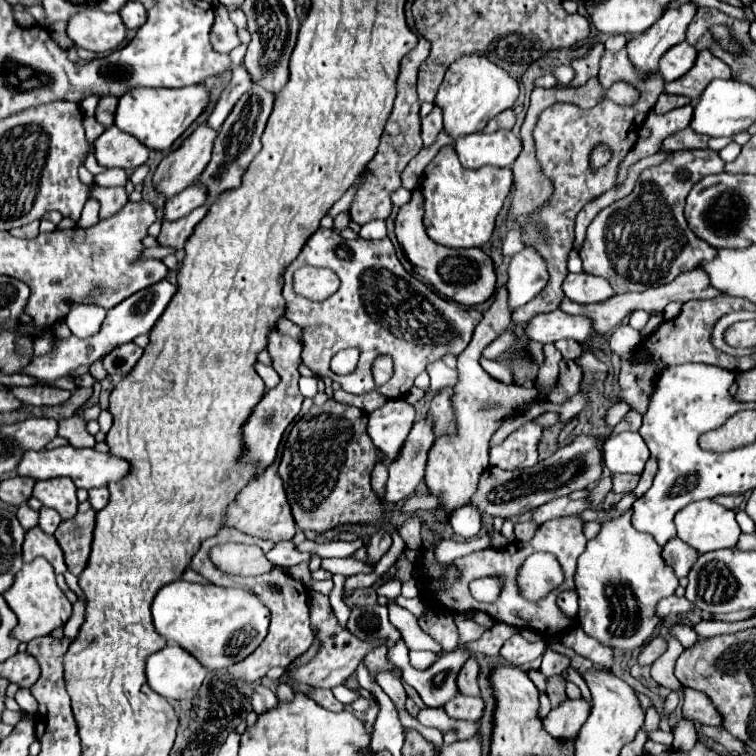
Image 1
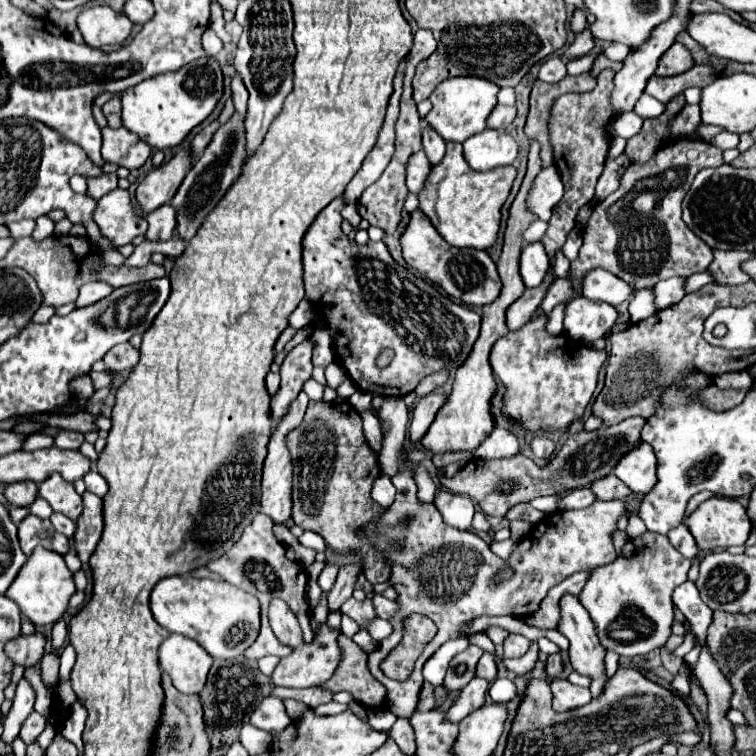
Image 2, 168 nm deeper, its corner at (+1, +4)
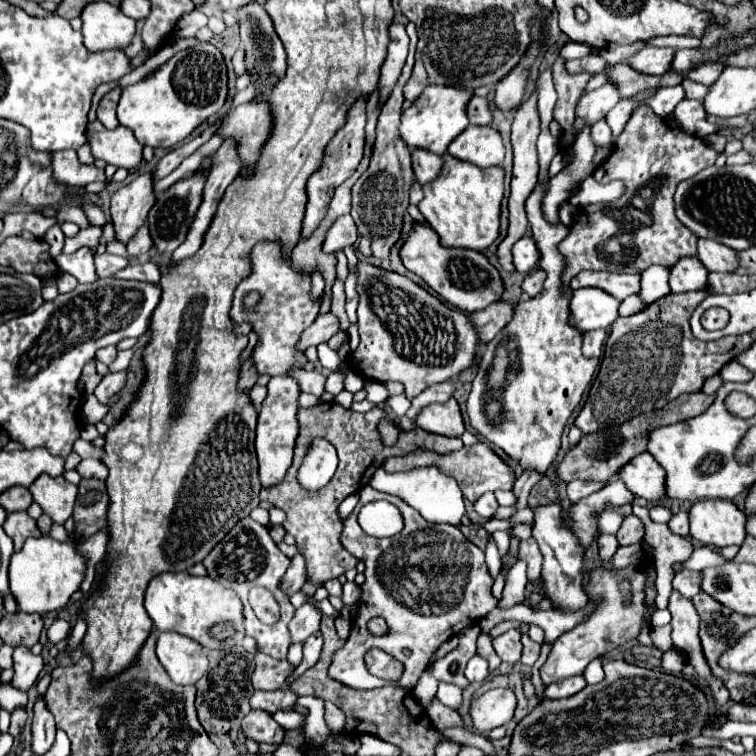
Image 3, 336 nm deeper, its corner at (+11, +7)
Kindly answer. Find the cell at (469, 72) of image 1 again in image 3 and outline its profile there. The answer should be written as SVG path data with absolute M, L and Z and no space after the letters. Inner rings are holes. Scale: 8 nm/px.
M448 85L426 87L424 93L412 103L412 107L402 113L400 137L408 143L410 149L428 149L436 155L444 155L448 145L460 135L460 131L464 131L470 125L464 105L468 105L468 97L472 95L474 91L456 89Z

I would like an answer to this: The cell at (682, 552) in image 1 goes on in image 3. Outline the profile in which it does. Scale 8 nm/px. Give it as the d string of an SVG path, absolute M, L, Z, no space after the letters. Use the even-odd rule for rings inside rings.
M684 511L676 513L676 515L670 519L668 527L670 527L670 531L672 531L674 535L688 537L688 513L684 513Z

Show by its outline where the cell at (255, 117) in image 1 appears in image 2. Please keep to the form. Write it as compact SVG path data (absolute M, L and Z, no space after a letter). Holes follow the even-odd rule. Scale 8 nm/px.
M240 76L232 80L232 98L236 106L234 116L214 134L214 140L208 144L204 154L198 158L198 162L188 170L176 196L172 198L172 206L176 208L176 222L178 222L176 234L184 242L188 242L198 232L204 218L216 208L220 198L226 194L226 190L234 184L234 180L242 172L242 132L244 132L242 124L244 124L244 114L246 114L248 92Z

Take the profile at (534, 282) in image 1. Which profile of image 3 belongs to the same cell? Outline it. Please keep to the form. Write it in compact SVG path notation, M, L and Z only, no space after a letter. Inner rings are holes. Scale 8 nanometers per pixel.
M522 237L518 243L514 243L512 255L514 255L514 267L522 275L528 275L532 269L538 267L540 253L538 253L536 241L532 237Z

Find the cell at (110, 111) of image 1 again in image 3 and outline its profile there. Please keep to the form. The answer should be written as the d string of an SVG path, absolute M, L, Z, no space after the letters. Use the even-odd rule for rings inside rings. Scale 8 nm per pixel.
M112 89L108 91L102 99L100 99L100 107L98 107L98 121L106 127L106 129L114 129L118 127L118 119L116 119L116 105L120 99L122 89Z

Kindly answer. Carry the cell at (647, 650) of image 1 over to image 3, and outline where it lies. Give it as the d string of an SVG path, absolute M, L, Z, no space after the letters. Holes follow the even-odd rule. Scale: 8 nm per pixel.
M666 625L666 627L652 627L650 629L650 637L652 637L652 641L654 641L654 645L660 649L660 651L668 651L668 649L672 649L674 645L672 645L672 639L670 639L670 625Z

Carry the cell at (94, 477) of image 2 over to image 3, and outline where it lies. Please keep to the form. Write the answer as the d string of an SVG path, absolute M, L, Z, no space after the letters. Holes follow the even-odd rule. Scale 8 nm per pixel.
M82 459L80 465L76 467L76 471L84 477L84 479L100 479L104 481L108 477L108 469L100 459Z

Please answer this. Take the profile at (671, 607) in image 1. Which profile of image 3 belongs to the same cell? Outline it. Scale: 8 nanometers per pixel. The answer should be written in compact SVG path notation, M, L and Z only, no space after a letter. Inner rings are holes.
M680 571L672 579L672 589L682 597L692 599L700 591L700 571Z

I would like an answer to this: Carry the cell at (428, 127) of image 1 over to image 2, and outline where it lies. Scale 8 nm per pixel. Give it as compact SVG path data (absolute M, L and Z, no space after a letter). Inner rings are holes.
M424 128L422 130L422 144L424 144L424 154L428 156L430 164L436 166L442 162L444 158L444 140L438 136L438 132L434 132L432 128Z

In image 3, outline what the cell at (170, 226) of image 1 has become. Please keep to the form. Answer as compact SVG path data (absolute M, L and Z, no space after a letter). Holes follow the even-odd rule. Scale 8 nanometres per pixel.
M102 253L102 255L96 255L96 273L100 277L110 277L114 275L116 271L128 267L128 259L126 257L118 257L118 255L110 255L110 253Z

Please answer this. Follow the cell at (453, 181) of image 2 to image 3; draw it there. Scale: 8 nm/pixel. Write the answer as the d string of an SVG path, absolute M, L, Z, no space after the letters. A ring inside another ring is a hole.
M444 155L440 175L426 183L424 199L418 203L426 223L440 235L444 247L464 247L484 251L494 243L500 229L500 201L504 197L504 169L488 167L480 169L472 163L460 161L452 155Z

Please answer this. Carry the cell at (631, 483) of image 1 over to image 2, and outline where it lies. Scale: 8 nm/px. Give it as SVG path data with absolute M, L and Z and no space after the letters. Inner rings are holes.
M610 474L602 480L596 480L590 486L590 490L596 496L596 500L618 500L618 498L626 498L632 494L630 488L626 488L626 484L614 474Z

